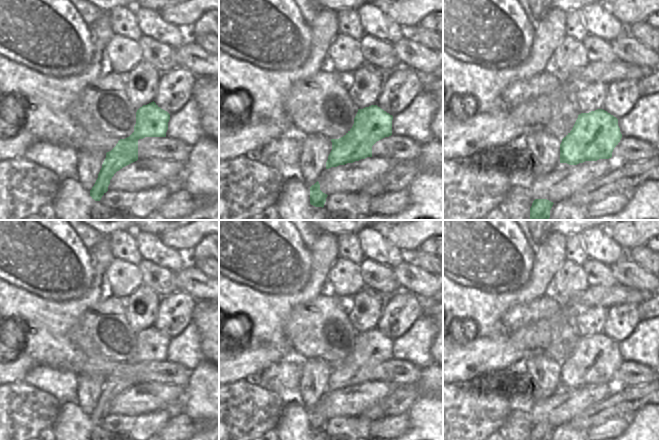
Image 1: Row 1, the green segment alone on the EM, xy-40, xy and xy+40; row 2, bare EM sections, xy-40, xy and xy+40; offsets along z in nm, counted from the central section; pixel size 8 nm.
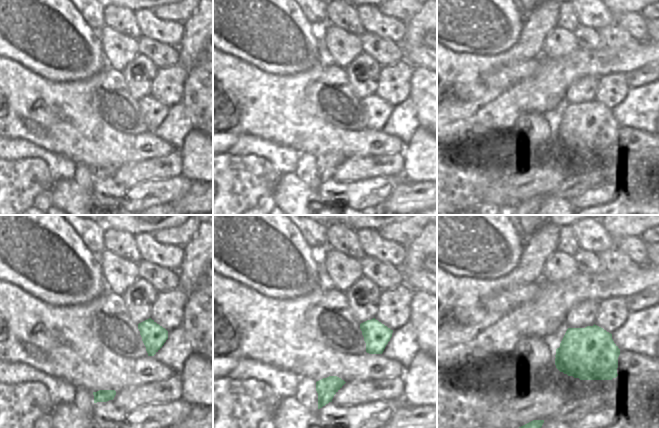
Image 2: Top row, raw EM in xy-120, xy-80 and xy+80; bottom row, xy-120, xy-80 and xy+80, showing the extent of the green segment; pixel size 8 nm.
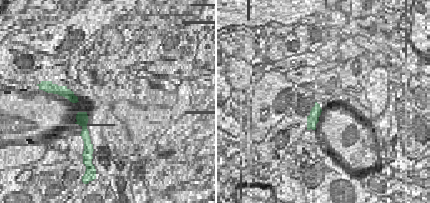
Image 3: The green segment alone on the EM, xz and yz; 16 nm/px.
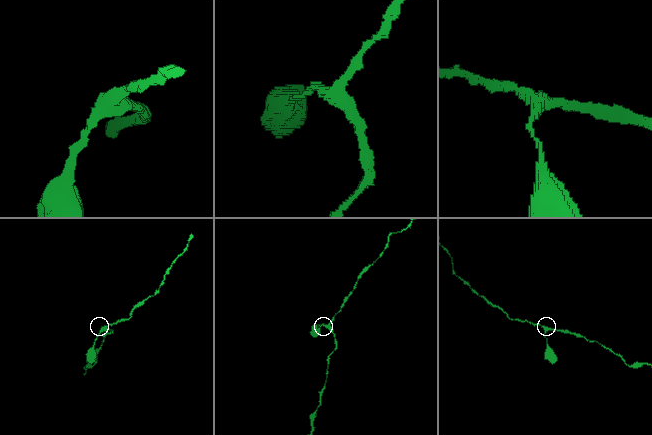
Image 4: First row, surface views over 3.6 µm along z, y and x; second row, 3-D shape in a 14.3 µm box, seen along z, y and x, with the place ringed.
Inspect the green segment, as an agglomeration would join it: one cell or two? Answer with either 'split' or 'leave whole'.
leave whole

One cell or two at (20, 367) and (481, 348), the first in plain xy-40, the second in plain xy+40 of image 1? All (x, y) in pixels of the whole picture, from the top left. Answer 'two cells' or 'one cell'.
one cell

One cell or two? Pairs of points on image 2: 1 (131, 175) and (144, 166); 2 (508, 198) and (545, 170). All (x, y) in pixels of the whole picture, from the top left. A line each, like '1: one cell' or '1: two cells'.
1: one cell
2: one cell

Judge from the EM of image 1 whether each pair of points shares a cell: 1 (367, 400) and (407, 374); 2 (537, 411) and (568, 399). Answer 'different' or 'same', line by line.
1: different
2: same

